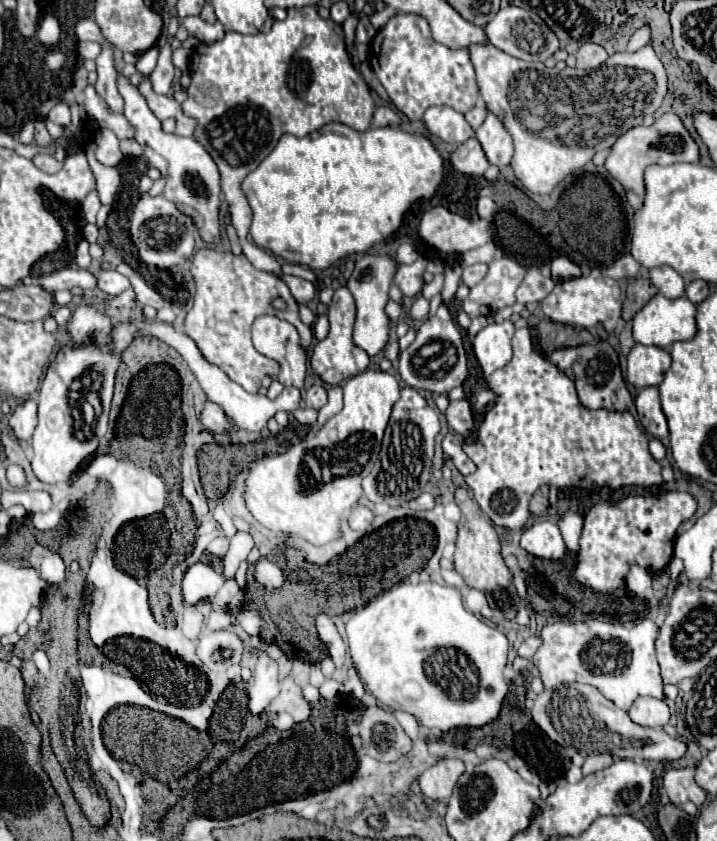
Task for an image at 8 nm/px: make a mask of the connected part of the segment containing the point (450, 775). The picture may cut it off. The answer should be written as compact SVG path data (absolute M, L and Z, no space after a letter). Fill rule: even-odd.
M439 759L433 767L429 767L421 777L419 777L419 787L425 793L425 797L439 801L439 799L449 799L453 793L453 787L459 779L459 775L465 771L463 761L459 759Z

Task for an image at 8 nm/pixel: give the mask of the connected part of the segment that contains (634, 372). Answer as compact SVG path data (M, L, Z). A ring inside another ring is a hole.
M637 343L627 355L627 379L637 389L659 385L669 367L671 355L661 347L647 347Z

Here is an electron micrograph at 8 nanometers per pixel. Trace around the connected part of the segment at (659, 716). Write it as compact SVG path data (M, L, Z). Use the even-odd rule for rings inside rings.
M639 697L633 707L629 709L629 717L633 723L639 723L643 727L661 729L669 723L669 707L665 701L651 699L651 697Z

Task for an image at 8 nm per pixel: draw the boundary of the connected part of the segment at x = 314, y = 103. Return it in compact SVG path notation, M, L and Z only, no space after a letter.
M317 7L287 9L287 19L275 21L269 33L241 35L229 31L221 41L211 45L201 43L193 49L191 85L187 93L189 99L183 103L183 111L199 121L195 137L219 167L221 189L229 203L233 225L237 225L241 235L247 235L251 225L251 205L247 203L247 195L243 195L241 183L247 173L255 171L255 167L259 167L259 163L275 149L281 135L291 133L295 137L305 137L333 121L345 123L357 131L367 131L375 111L369 87L351 63L343 27L331 19L321 19Z

